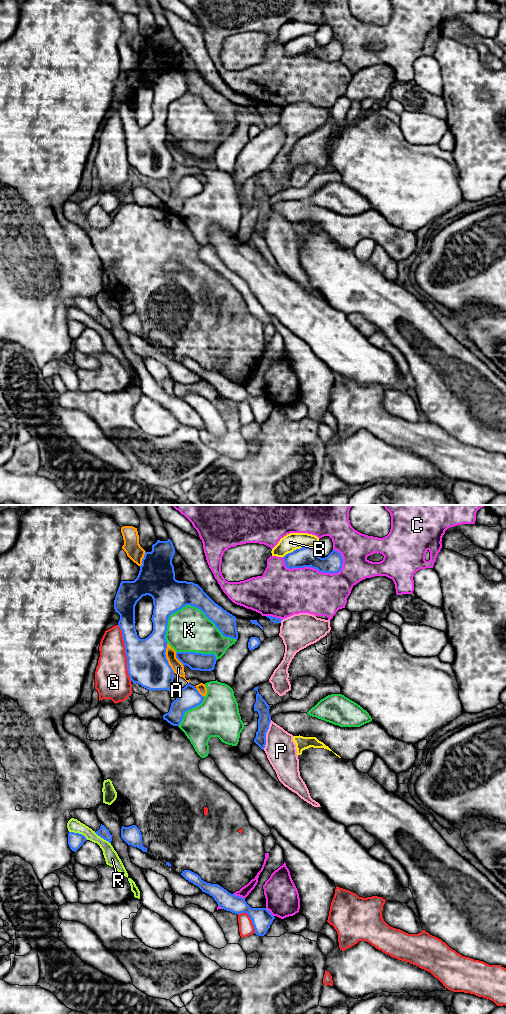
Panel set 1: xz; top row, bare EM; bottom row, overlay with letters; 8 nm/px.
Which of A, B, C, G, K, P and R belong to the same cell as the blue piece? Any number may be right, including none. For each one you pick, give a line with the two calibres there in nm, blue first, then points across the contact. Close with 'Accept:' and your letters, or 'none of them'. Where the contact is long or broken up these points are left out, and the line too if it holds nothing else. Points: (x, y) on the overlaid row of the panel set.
Accept: none of them

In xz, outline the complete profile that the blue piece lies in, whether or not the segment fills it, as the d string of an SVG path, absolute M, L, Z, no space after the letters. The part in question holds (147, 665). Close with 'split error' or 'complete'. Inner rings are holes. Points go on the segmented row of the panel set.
M170 539L157 540L152 545L152 551L146 552L137 578L134 581L121 581L115 600L114 609L120 615L118 625L122 631L127 657L127 671L133 683L137 683L149 691L167 690L172 687L174 671L166 658L167 641L165 638L168 619L186 605L200 609L211 620L224 637L238 639L236 617L216 604L203 589L193 582L178 581L175 579L172 559L175 548ZM149 595L153 599L153 631L145 639L140 639L135 628L135 606L143 597Z | complete

